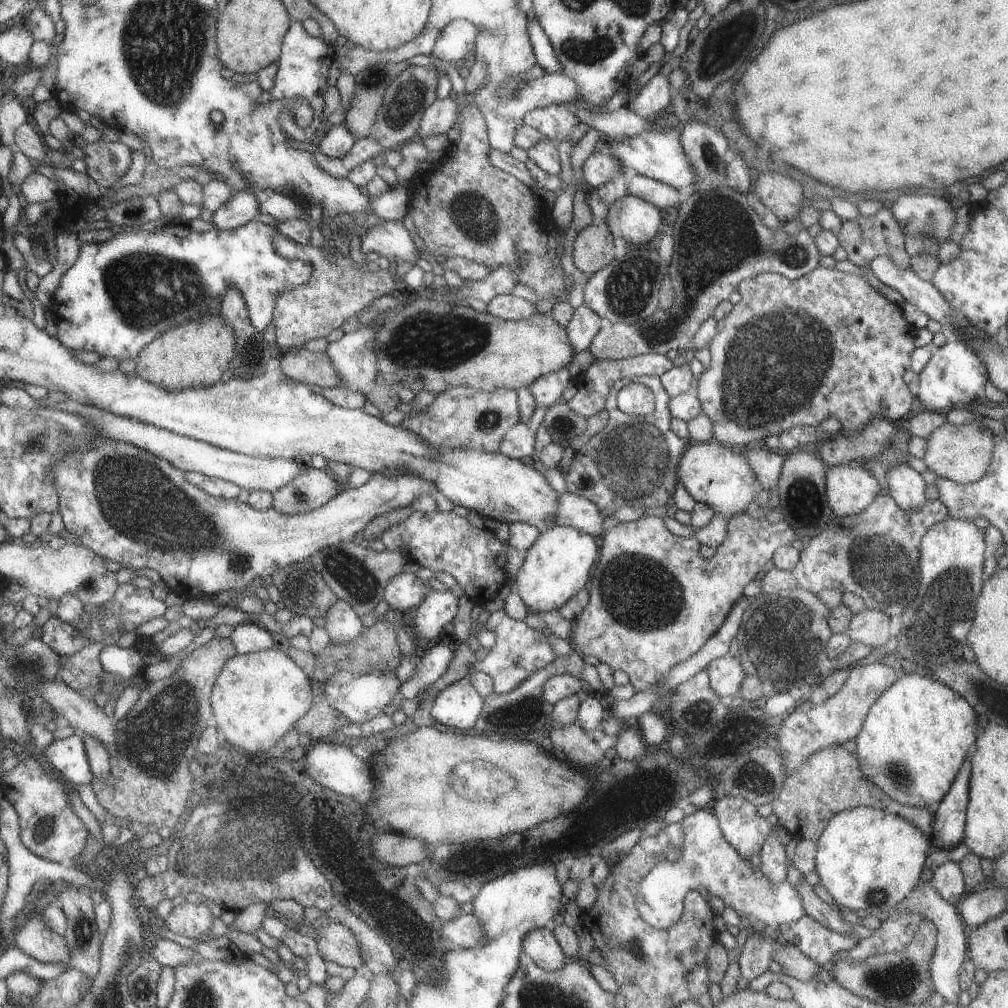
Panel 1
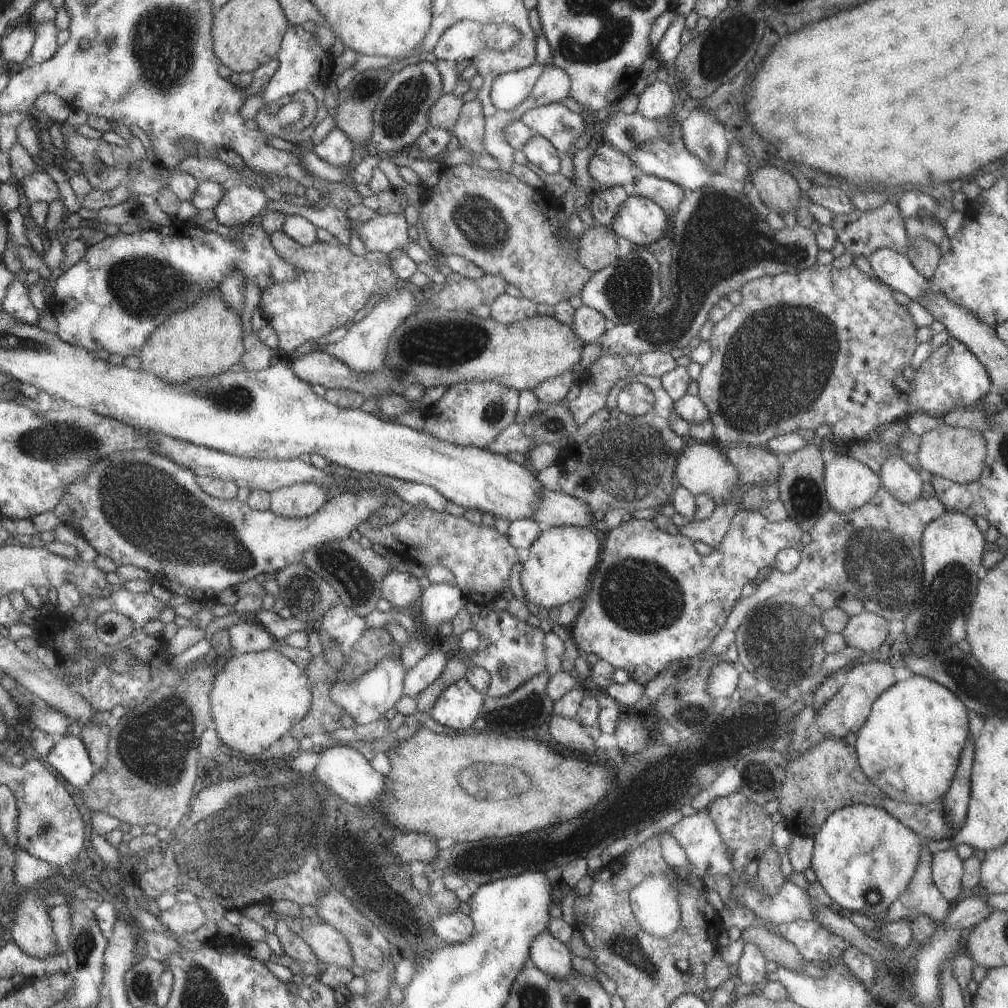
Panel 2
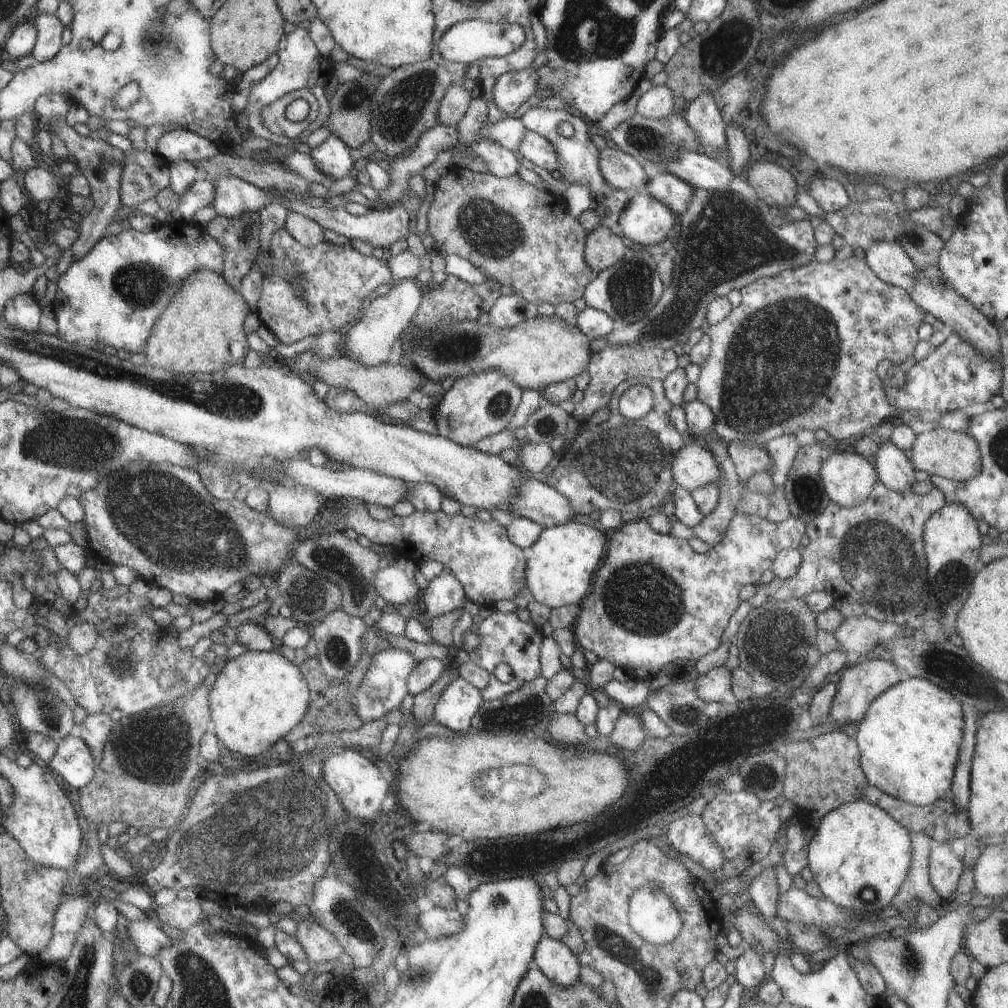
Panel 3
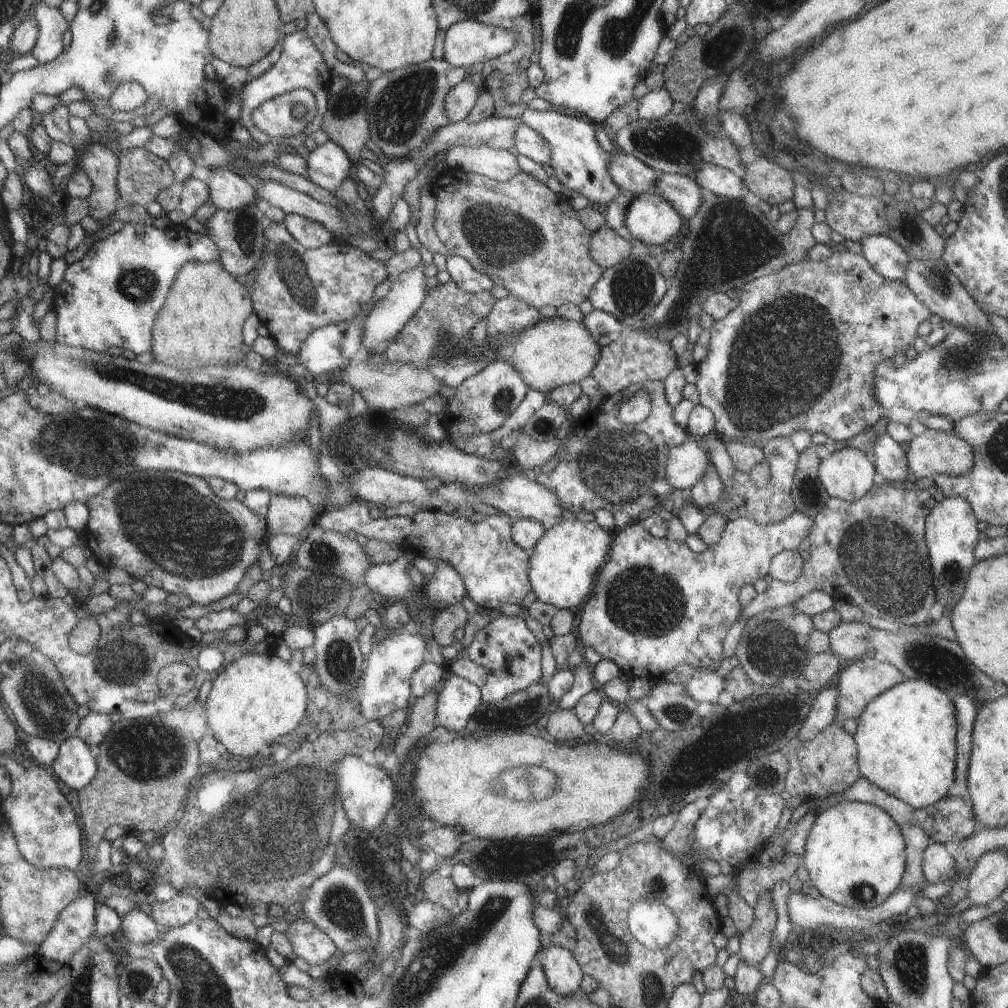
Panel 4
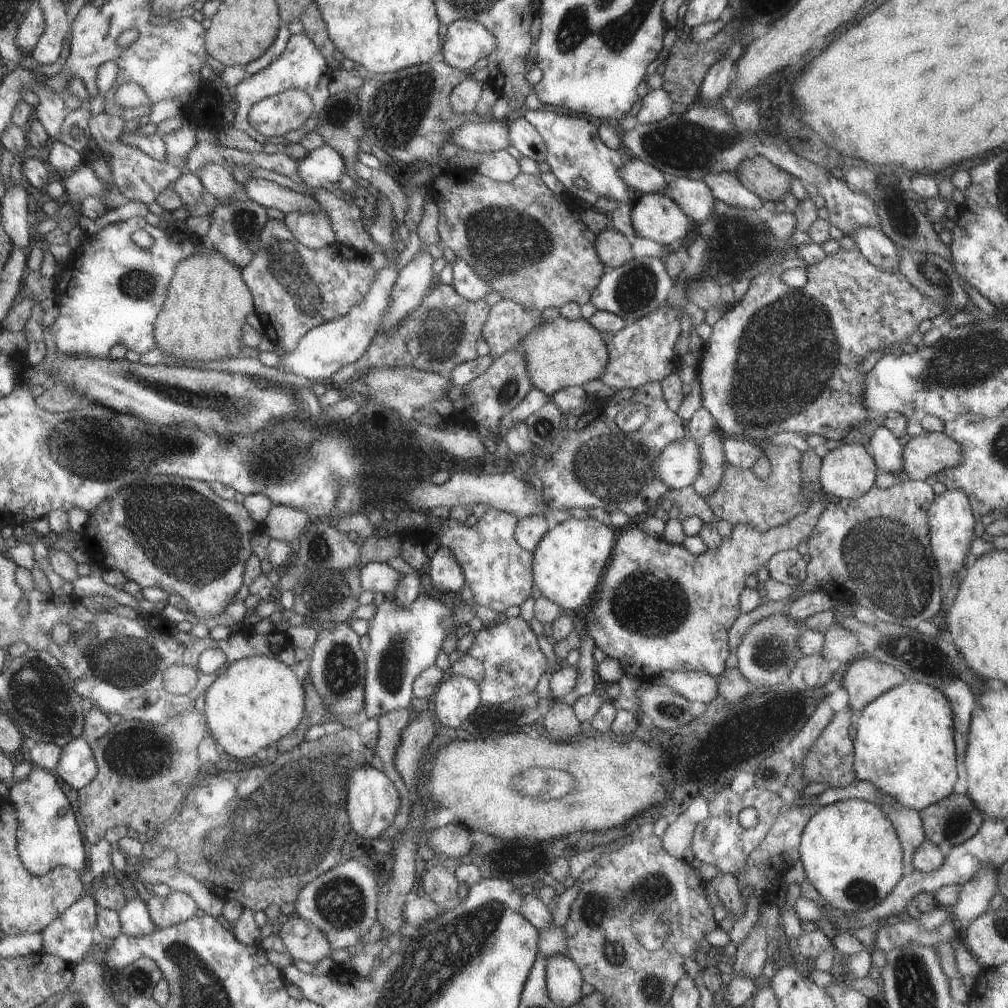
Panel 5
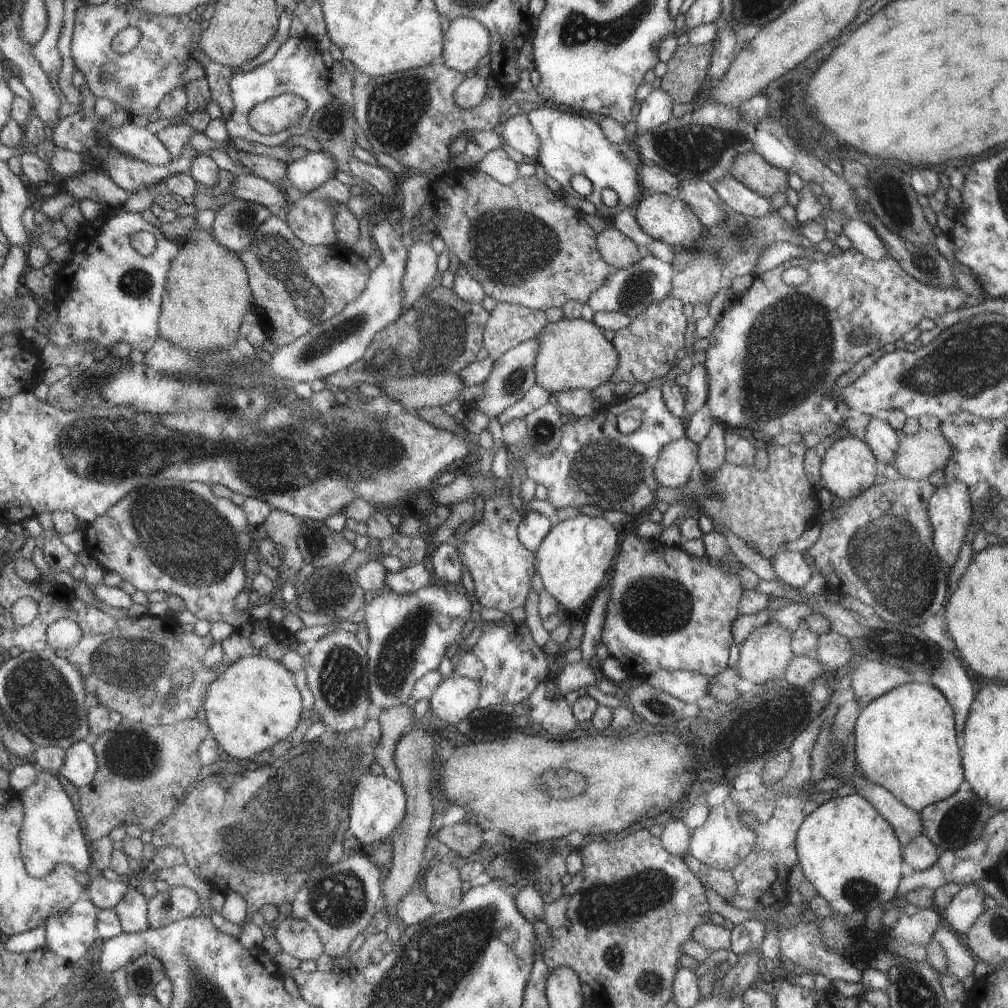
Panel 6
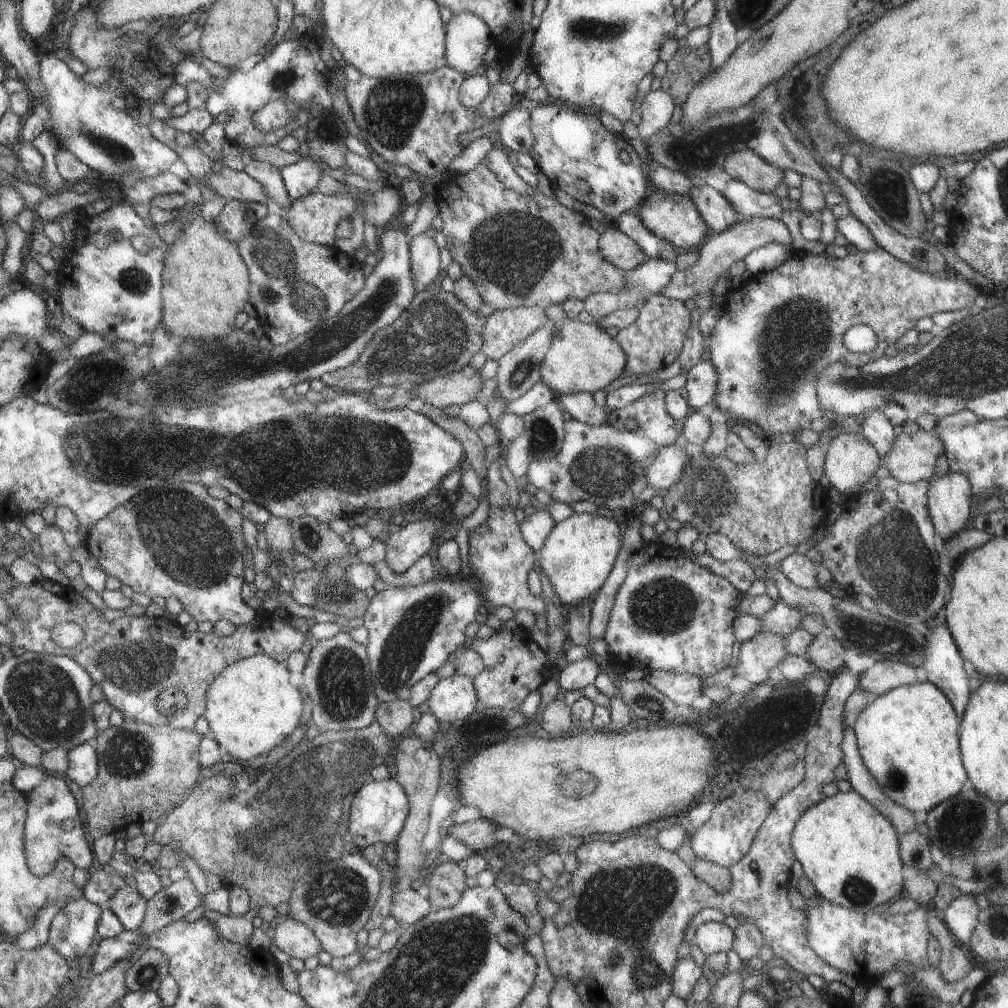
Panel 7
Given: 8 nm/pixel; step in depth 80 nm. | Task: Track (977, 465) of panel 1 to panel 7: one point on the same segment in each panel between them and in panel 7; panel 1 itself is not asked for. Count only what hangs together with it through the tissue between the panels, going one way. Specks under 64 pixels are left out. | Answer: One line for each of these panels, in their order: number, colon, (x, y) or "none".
2: (956, 454)
3: (942, 453)
4: (933, 452)
5: (929, 452)
6: (917, 455)
7: (910, 458)

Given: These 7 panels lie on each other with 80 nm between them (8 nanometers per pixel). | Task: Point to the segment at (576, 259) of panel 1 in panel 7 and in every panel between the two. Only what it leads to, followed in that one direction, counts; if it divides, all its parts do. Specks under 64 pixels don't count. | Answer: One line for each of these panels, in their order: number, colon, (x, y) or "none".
2: (597, 248)
3: (603, 246)
4: (606, 247)
5: (612, 248)
6: (614, 247)
7: (619, 250)

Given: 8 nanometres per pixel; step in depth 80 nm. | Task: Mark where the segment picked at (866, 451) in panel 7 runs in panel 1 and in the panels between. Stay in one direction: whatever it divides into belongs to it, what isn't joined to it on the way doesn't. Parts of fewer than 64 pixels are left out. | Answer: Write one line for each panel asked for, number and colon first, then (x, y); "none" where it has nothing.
1: (849, 488)
2: (847, 484)
3: (847, 478)
4: (847, 474)
5: (847, 472)
6: (848, 467)

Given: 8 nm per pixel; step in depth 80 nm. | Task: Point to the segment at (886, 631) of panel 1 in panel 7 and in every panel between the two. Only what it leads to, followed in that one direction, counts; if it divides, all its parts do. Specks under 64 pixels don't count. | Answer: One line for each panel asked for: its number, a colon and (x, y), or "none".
2: (863, 631)
3: (859, 634)
4: (848, 641)
5: (839, 644)
6: (832, 649)
7: (824, 652)

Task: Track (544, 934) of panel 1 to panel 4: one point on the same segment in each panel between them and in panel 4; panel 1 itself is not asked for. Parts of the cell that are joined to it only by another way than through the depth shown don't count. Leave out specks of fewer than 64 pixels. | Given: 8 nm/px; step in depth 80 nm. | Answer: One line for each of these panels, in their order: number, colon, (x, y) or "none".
2: (547, 954)
3: (552, 957)
4: (562, 973)

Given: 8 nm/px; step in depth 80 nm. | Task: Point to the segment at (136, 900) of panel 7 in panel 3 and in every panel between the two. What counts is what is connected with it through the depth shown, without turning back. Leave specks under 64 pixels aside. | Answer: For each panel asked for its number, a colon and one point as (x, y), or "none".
3: (149, 939)
4: (138, 926)
5: (136, 920)
6: (133, 910)

